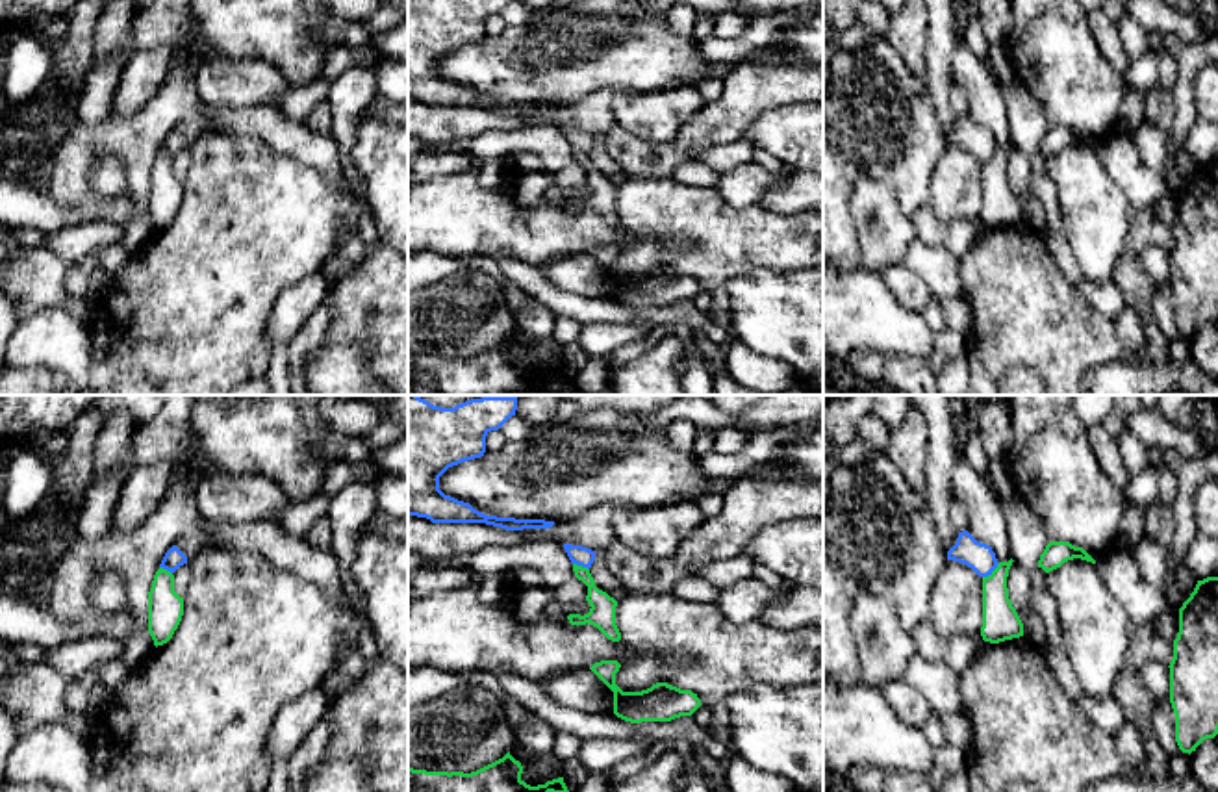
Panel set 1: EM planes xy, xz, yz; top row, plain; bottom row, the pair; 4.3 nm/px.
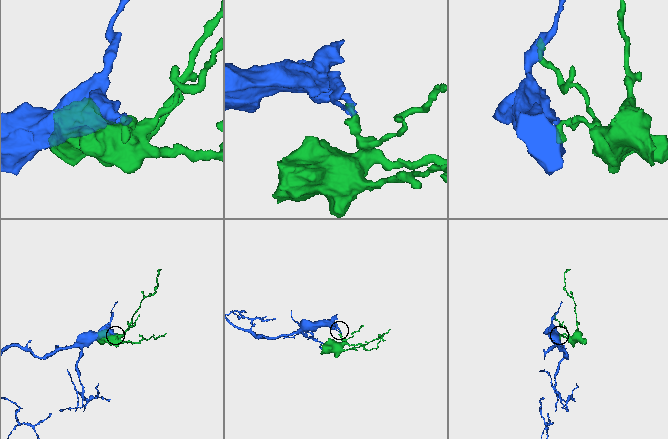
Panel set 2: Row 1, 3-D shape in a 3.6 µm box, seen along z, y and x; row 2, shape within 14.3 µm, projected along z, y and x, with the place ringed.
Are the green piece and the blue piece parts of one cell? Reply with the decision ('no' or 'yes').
no

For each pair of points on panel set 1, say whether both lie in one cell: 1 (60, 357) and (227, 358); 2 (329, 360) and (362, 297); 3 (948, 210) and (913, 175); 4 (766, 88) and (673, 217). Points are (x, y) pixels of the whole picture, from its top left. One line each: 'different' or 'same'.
1: different
2: different
3: different
4: different

